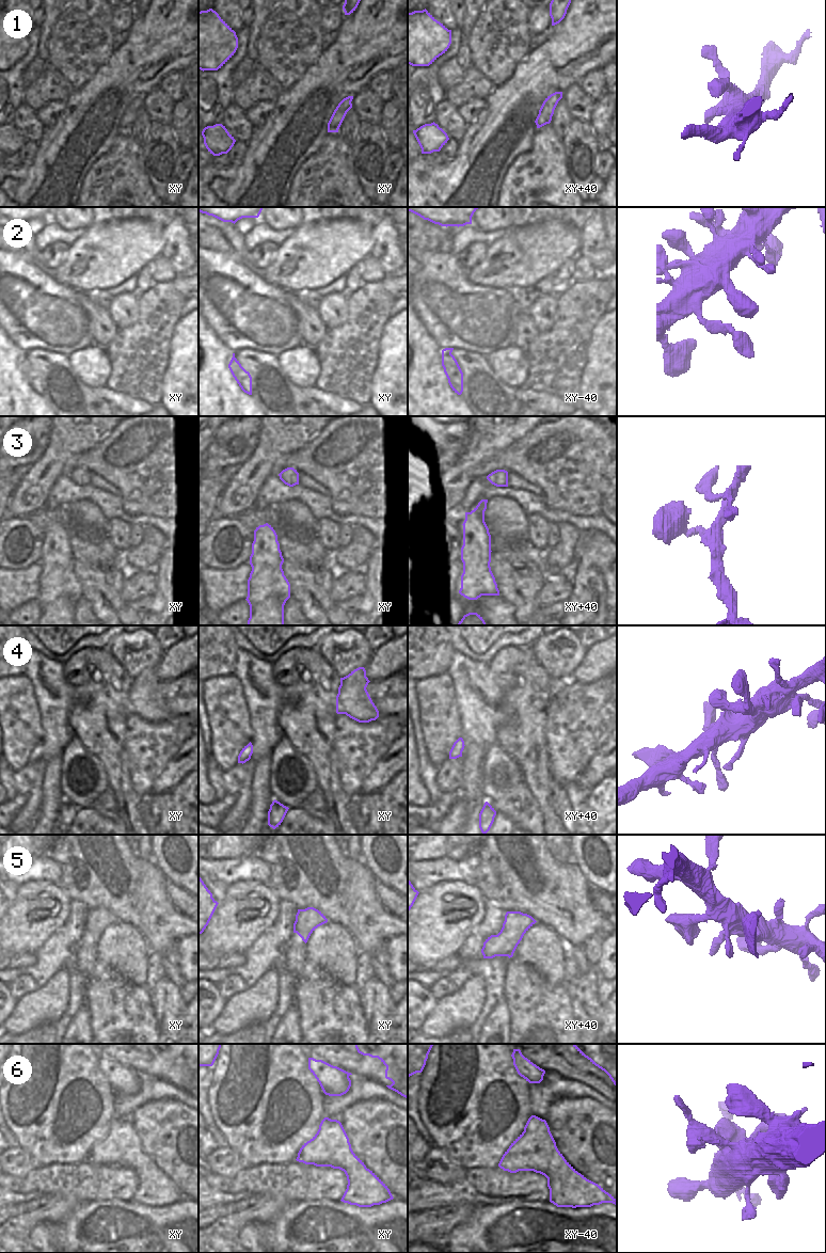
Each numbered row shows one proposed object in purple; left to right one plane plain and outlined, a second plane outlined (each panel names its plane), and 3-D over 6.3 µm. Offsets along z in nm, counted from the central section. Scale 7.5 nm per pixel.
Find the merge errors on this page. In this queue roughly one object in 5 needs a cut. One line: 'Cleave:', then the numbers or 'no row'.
Cleave: no row

